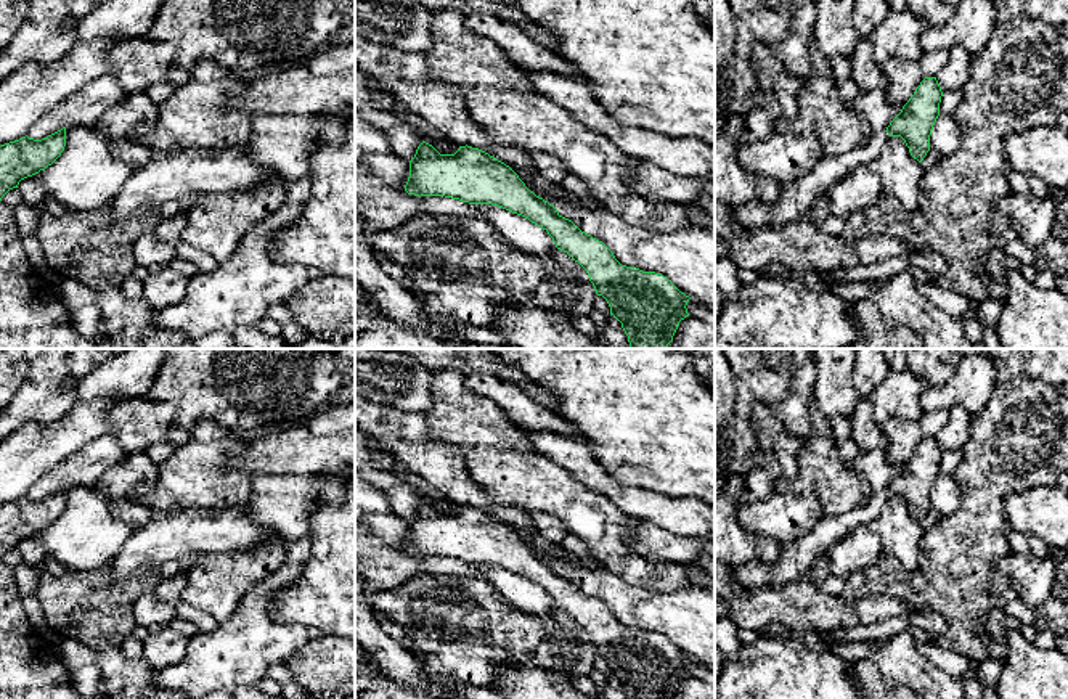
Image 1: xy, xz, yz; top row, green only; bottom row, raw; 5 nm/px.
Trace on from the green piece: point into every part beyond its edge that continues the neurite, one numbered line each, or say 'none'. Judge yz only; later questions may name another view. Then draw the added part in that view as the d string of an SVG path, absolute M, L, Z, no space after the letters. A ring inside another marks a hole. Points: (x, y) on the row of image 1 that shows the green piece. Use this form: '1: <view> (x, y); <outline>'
1: yz (795, 198); M872 132L862 148L838 156L824 156L809 174L792 183L781 185L779 198L774 204L753 199L732 209L732 217L747 231L758 231L764 227L784 227L792 220L801 220L817 194L827 193L837 180L858 166L869 166L888 138L887 132Z

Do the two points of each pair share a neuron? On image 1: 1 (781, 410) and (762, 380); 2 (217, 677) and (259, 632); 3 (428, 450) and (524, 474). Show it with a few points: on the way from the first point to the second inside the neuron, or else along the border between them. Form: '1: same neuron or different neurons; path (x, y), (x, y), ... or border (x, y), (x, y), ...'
1: different neurons; border (797, 371), (790, 380), (789, 391), (770, 407)
2: same neuron; path (225, 666), (248, 643)
3: different neurons; border (434, 437), (460, 452), (468, 474), (485, 492)

